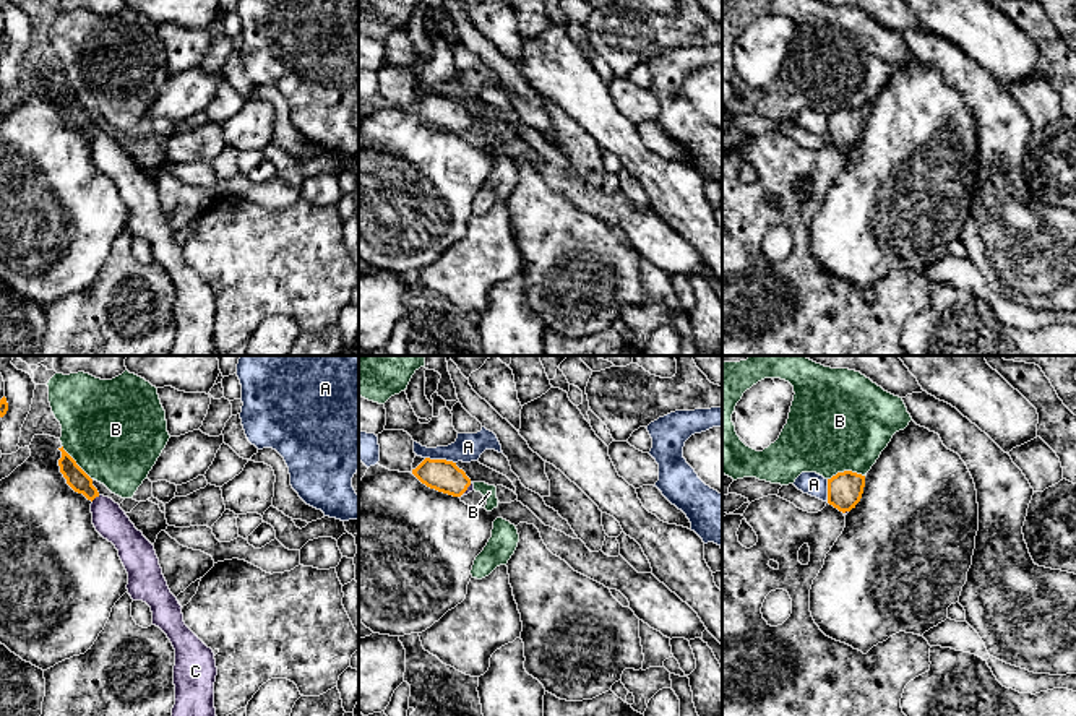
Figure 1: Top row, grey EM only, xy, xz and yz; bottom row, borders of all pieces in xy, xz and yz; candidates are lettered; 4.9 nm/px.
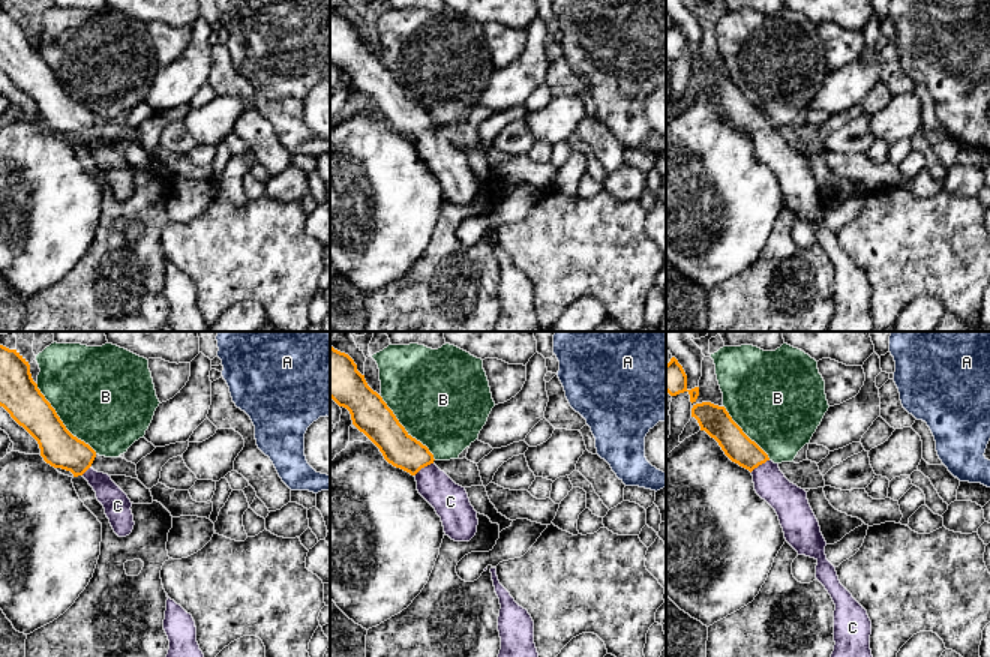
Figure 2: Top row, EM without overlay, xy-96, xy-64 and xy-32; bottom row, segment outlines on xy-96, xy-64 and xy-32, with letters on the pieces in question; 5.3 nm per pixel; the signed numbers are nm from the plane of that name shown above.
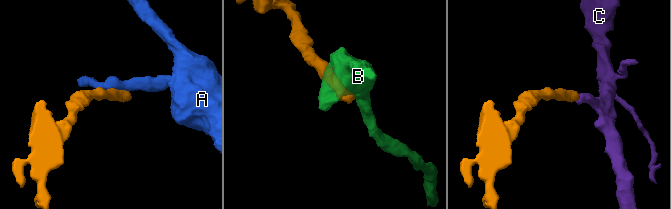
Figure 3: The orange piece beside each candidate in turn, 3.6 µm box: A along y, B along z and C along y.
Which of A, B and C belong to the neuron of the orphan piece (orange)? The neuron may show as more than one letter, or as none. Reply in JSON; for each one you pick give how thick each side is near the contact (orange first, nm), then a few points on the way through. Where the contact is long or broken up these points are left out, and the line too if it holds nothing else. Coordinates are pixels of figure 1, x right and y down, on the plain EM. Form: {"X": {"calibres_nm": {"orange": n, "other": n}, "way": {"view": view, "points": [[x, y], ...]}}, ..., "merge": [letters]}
{"C": {"calibres_nm": {"orange": 100, "other": 160}, "way": {"view": "xy", "points": [[77, 114], [94, 133], [109, 156]]}}, "merge": ["C"]}

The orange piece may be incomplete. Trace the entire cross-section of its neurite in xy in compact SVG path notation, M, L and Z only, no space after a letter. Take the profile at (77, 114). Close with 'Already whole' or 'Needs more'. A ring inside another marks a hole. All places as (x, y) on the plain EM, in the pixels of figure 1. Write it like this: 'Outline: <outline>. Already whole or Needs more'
Outline: M63 83L58 86L58 102L67 120L93 138L96 167L118 187L128 209L128 231L151 244L153 261L167 271L175 286L175 341L170 356L217 356L214 289L185 261L182 242L167 222L154 182L135 164L118 140L97 128L93 115Z. Needs more

